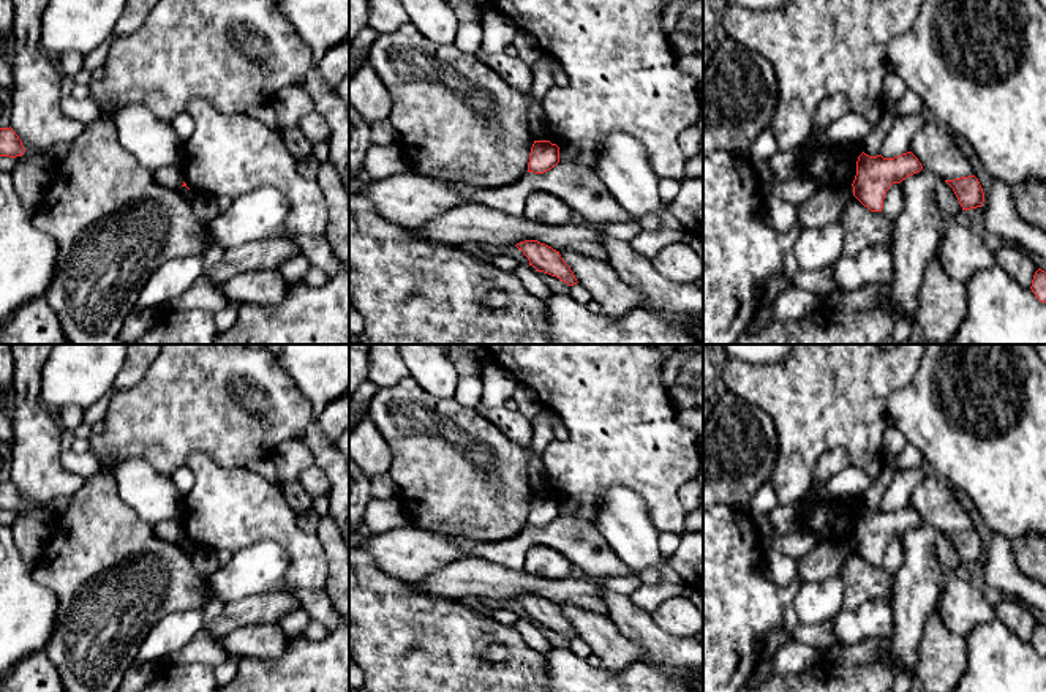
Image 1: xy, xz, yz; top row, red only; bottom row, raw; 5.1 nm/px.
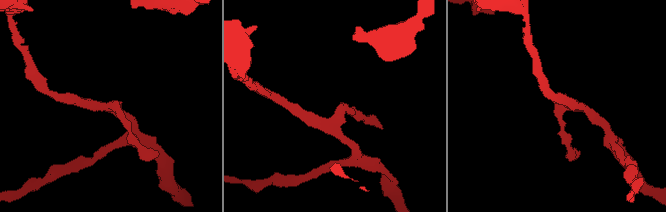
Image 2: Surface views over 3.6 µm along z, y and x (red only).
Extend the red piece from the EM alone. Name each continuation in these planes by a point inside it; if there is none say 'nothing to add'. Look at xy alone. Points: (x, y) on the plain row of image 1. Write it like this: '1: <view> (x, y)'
nothing to add

